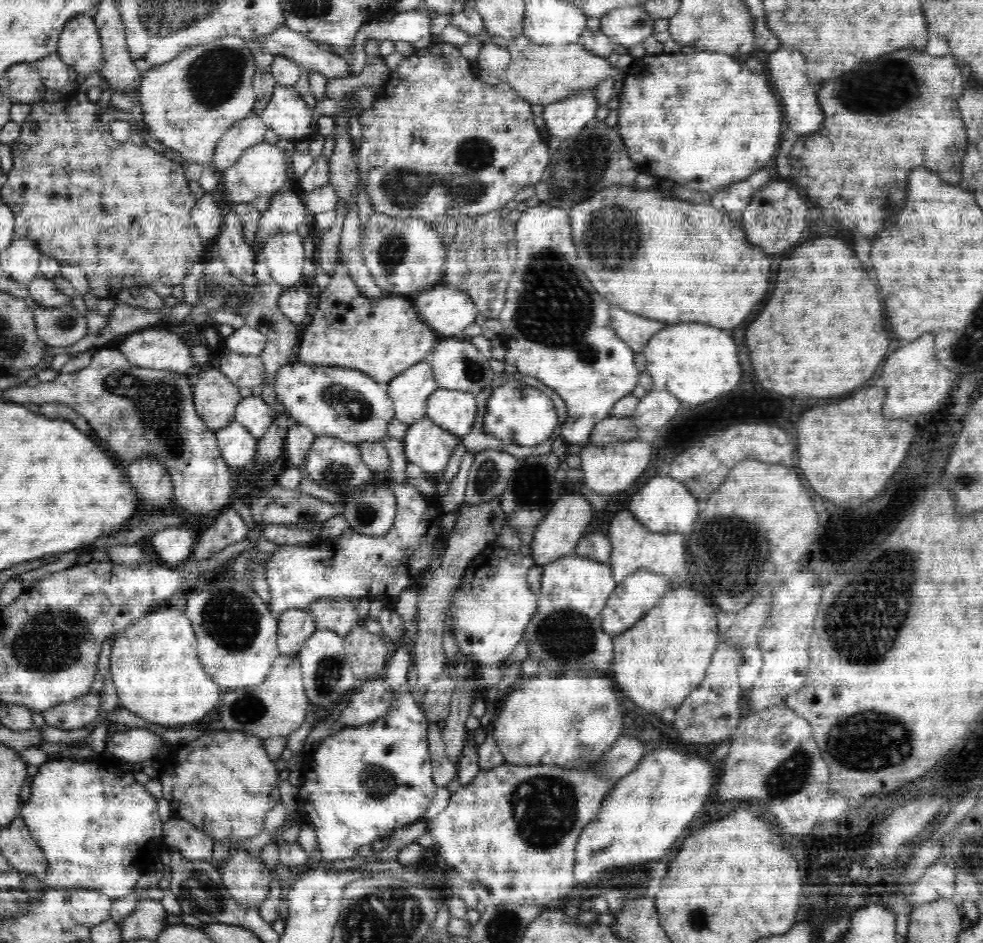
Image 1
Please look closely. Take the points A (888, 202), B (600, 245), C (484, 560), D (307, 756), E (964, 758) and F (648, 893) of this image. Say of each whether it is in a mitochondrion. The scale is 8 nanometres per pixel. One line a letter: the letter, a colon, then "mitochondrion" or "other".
A: mitochondrion
B: mitochondrion
C: other
D: other
E: other
F: other

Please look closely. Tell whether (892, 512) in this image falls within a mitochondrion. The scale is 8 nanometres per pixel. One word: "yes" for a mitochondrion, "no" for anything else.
no

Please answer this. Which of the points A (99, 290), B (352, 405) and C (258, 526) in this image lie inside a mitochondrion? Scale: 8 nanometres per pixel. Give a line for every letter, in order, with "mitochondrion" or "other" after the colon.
A: other
B: mitochondrion
C: other

